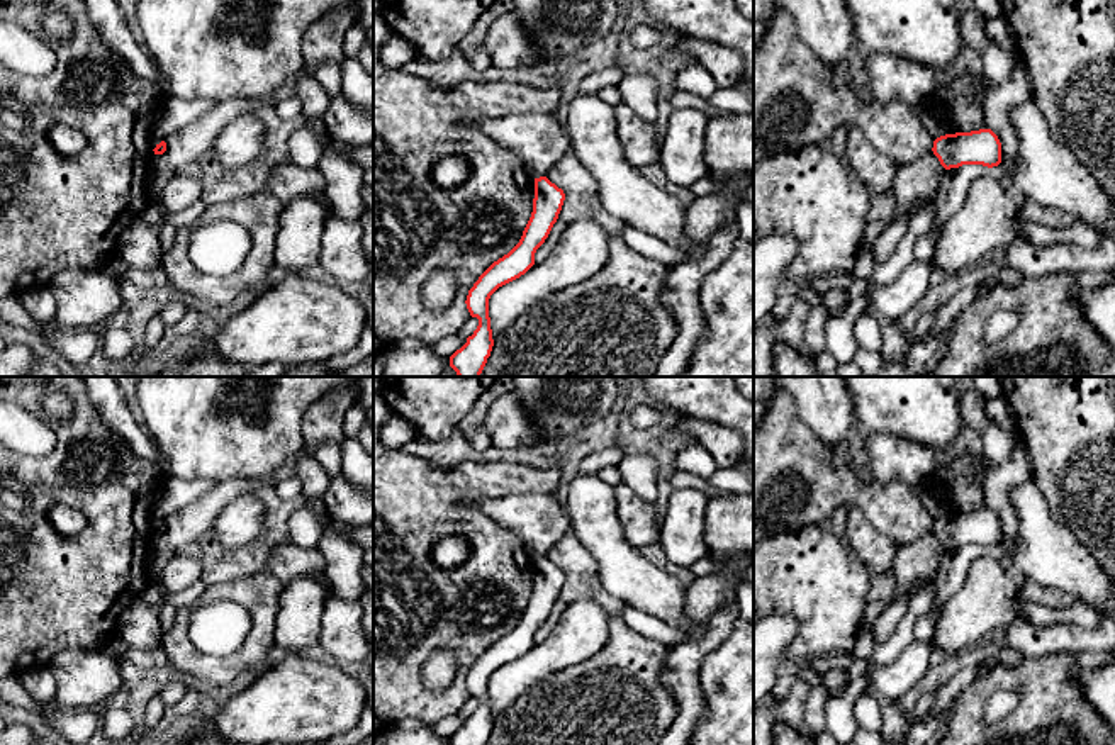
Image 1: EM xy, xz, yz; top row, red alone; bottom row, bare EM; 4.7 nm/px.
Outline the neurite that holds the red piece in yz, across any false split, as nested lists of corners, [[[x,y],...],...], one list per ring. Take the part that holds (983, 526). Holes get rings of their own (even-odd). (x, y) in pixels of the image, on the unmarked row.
[[[991,509],[940,516],[932,531],[945,550],[962,545],[993,548],[1001,543],[1001,523]]]

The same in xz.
[[[546,557],[535,558],[533,592],[519,623],[494,641],[467,675],[467,689],[479,706],[467,723],[450,737],[450,745],[485,745],[494,720],[489,697],[489,679],[502,665],[519,658],[535,645],[535,633],[548,618],[558,599],[565,574]]]

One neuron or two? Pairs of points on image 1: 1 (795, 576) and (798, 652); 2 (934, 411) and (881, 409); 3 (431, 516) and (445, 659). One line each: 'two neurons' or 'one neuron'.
1: one neuron
2: one neuron
3: two neurons

